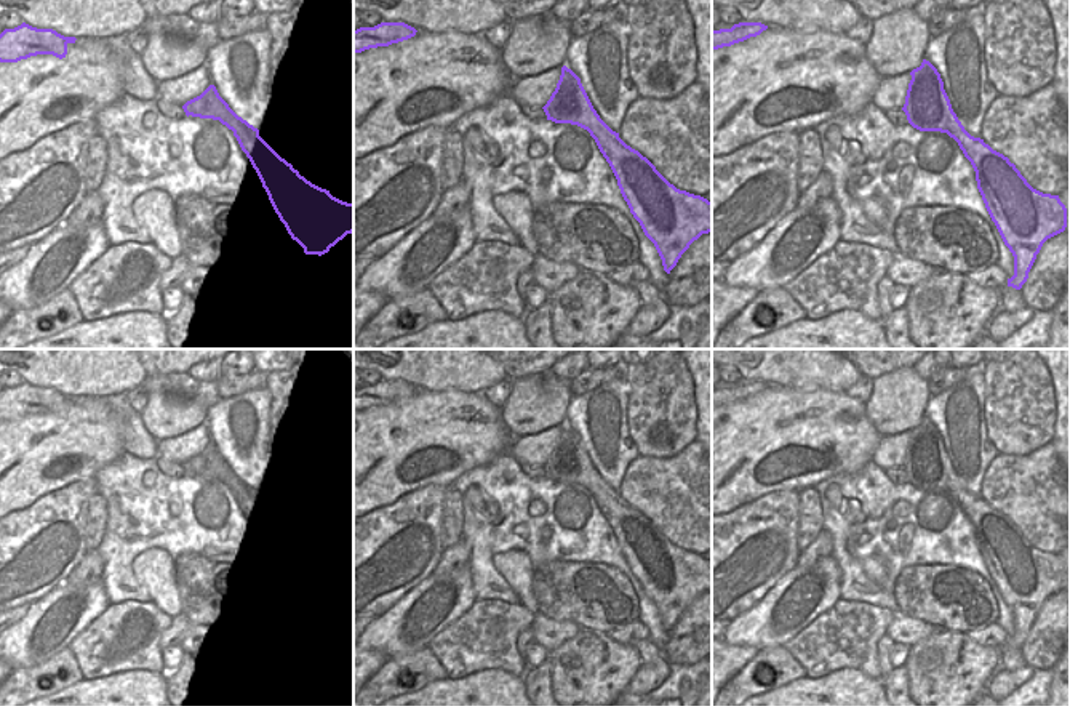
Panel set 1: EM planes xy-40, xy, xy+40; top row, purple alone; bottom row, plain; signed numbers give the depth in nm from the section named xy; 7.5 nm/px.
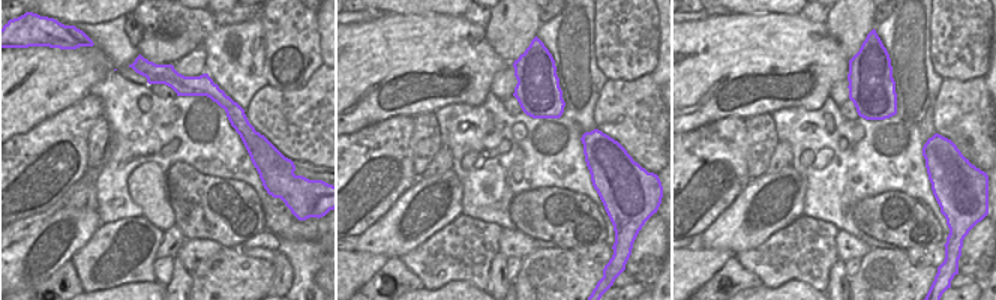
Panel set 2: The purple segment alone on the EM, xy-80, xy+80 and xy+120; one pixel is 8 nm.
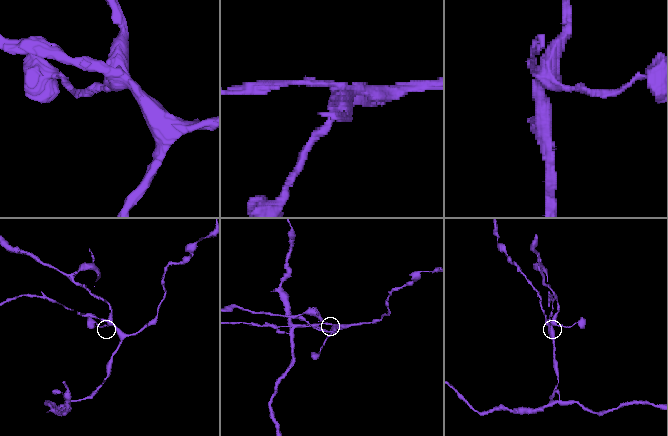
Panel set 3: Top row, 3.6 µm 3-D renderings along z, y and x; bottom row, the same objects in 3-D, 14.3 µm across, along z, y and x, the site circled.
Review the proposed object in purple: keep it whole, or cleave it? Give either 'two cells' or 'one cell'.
two cells

